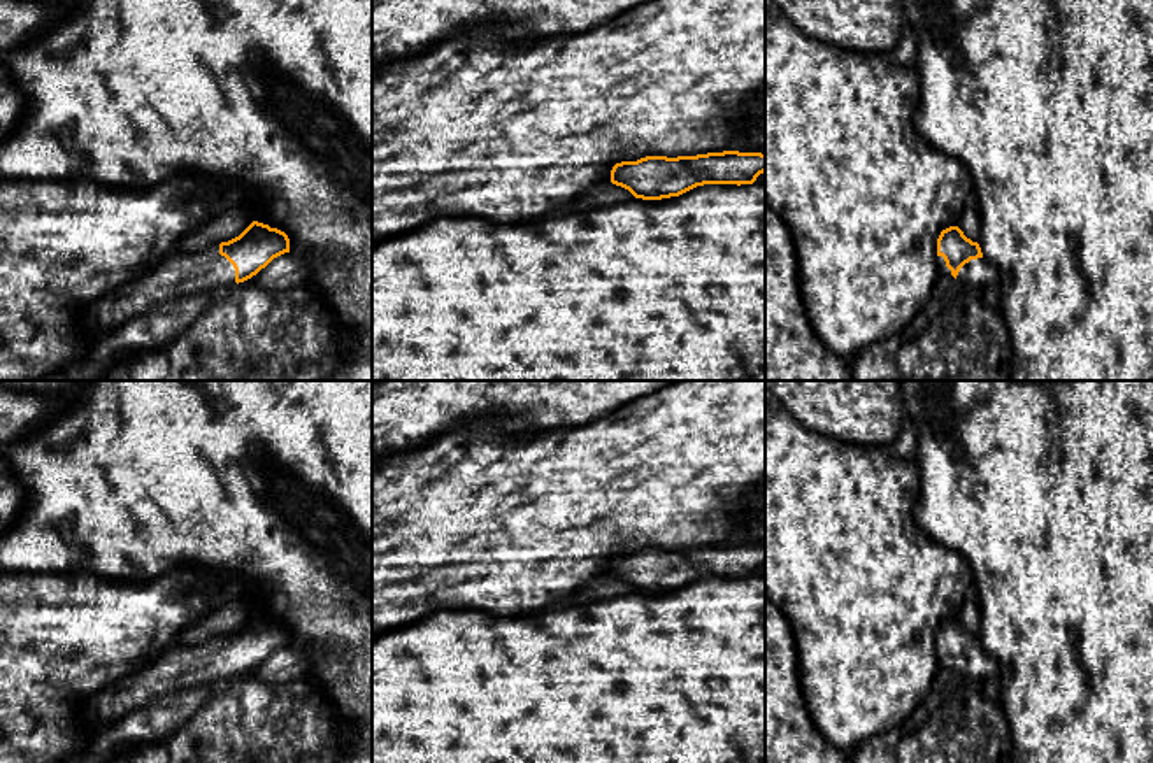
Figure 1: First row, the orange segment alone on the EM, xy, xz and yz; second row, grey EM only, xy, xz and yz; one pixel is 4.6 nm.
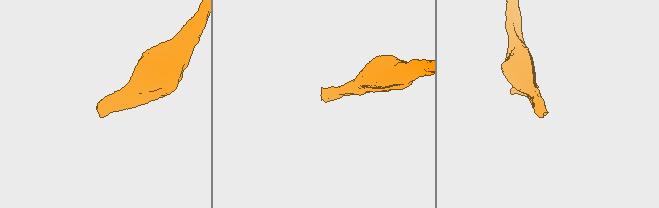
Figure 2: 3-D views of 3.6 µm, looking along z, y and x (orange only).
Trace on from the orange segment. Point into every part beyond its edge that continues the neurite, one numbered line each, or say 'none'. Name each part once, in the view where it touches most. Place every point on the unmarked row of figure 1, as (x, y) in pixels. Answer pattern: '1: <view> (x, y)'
1: xy (176, 669)

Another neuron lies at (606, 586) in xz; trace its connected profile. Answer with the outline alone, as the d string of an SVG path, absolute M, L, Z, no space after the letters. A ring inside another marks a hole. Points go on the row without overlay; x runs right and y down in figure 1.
M611 574L588 581L577 589L565 605L583 605L593 600L611 600L635 591L628 582L612 577Z

